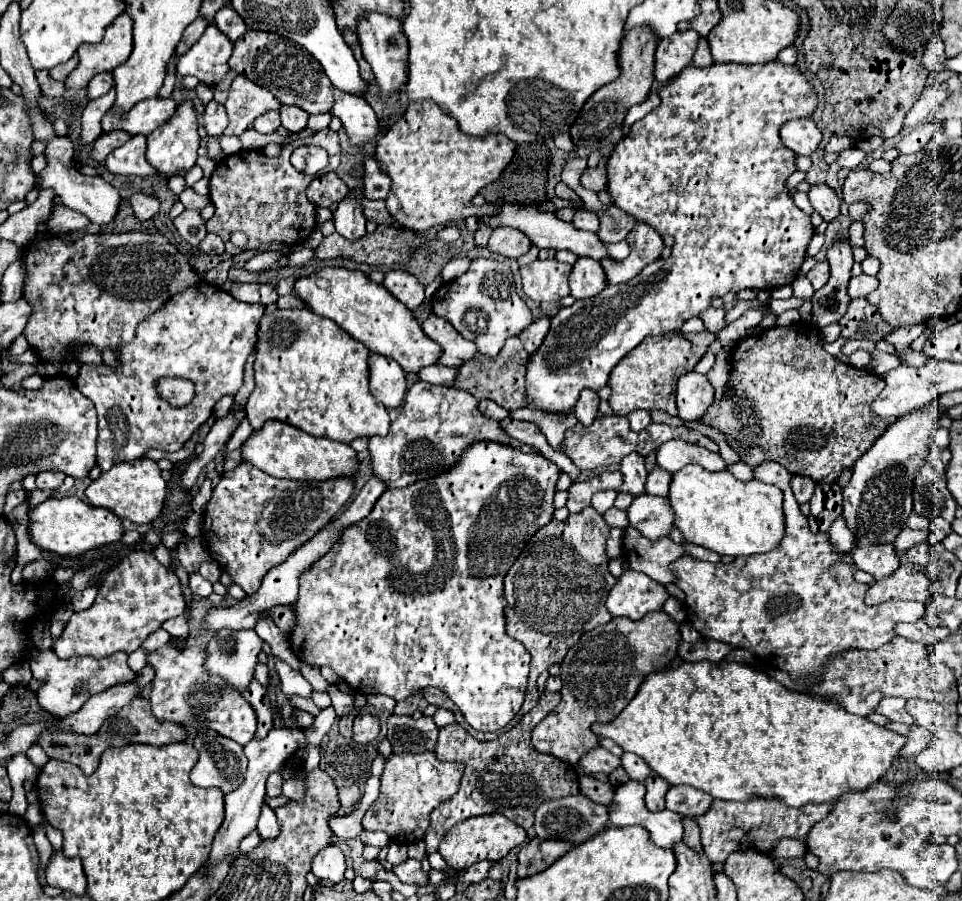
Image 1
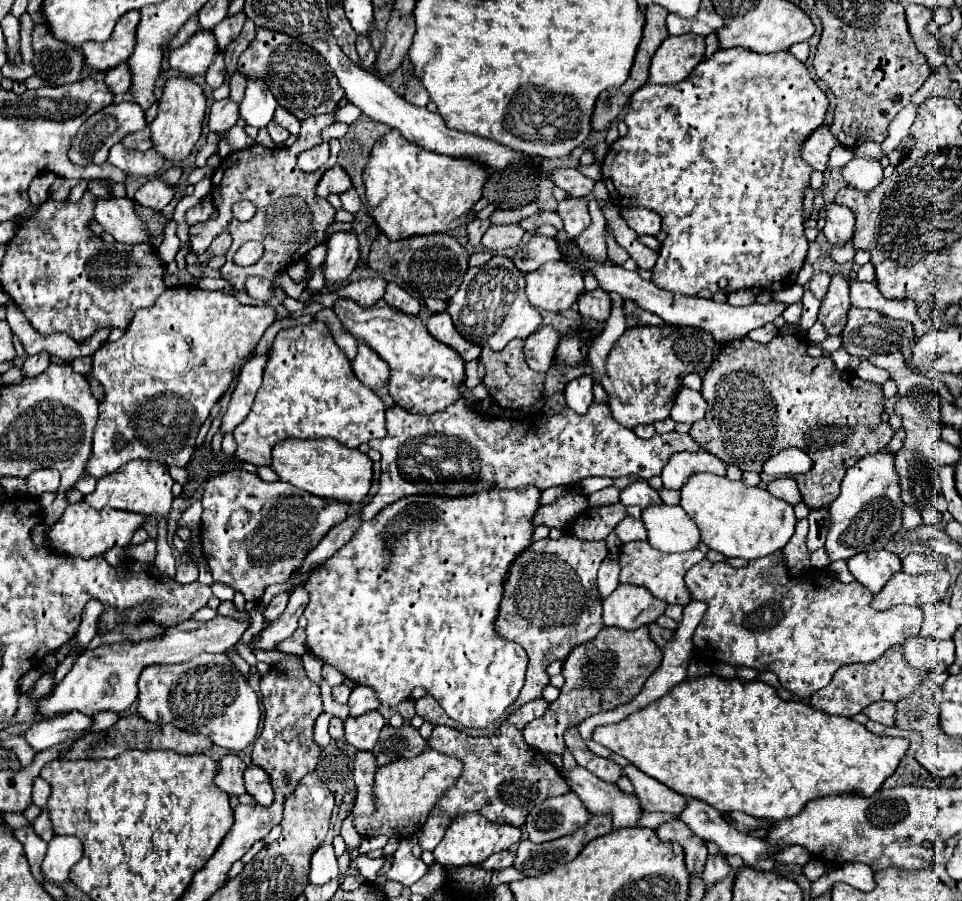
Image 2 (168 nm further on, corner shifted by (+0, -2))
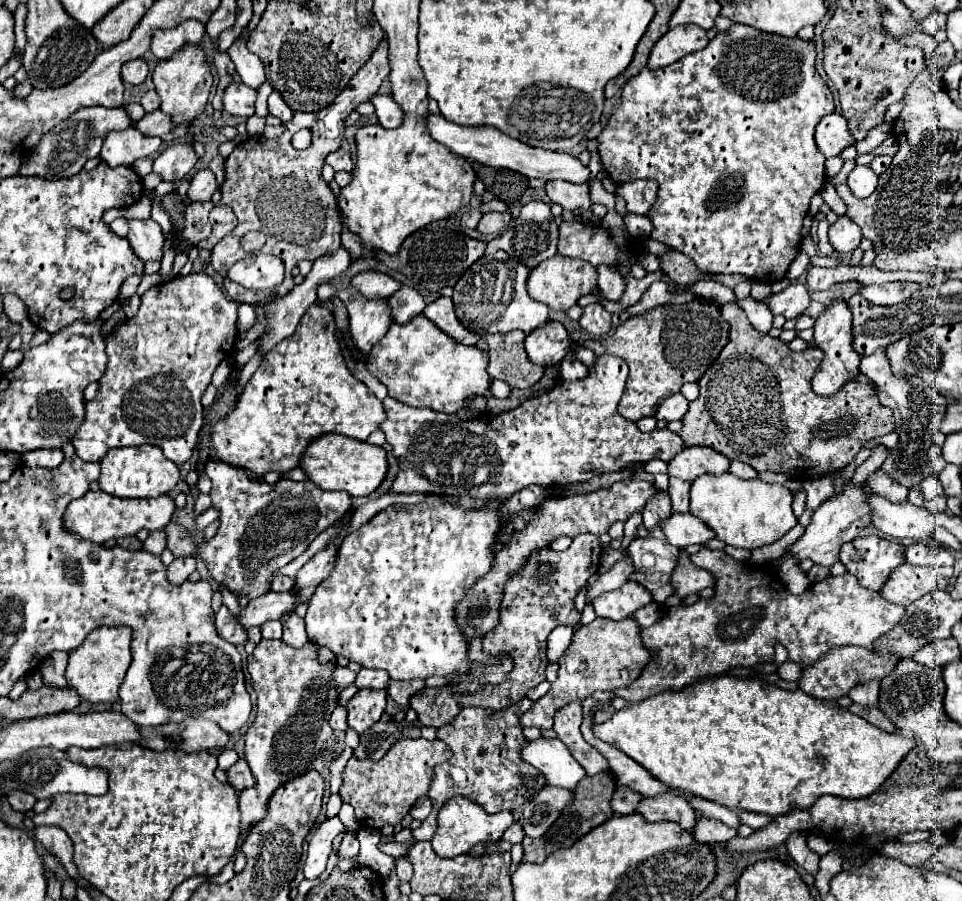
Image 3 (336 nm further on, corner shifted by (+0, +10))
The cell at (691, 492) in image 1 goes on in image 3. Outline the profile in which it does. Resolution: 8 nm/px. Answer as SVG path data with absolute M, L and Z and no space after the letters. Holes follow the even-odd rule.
M732 472L698 476L690 486L690 514L698 516L718 540L746 550L776 542L798 522L792 512L792 492L788 488L758 478L744 480Z

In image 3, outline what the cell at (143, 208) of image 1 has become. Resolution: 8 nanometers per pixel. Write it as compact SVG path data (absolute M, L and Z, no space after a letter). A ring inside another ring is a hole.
M188 142L174 144L174 146L166 148L154 160L152 172L162 176L164 182L176 182L176 180L182 180L192 170L196 160L198 160L198 156L196 156L196 152L192 150L192 146Z

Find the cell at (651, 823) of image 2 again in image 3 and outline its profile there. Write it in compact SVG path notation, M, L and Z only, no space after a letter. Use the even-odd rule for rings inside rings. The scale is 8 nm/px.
M618 786L614 796L612 796L612 806L614 806L614 812L624 816L624 814L632 814L638 810L638 802L642 802L644 796L636 794L636 790L628 788L628 786Z

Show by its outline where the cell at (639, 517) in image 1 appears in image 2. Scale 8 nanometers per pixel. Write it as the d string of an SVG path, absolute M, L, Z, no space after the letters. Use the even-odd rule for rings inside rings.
M650 506L642 512L648 544L660 552L688 552L698 548L700 530L680 506Z

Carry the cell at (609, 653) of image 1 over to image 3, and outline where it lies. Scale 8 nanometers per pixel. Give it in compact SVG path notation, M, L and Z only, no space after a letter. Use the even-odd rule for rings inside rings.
M596 618L594 622L574 632L572 644L558 660L560 664L558 680L552 682L546 696L542 696L526 714L520 716L520 726L522 728L536 726L542 730L550 730L554 726L556 710L560 710L562 706L574 700L584 700L598 690L628 688L640 676L640 670L648 664L648 660L650 660L650 652L642 642L640 626L634 618L622 622Z

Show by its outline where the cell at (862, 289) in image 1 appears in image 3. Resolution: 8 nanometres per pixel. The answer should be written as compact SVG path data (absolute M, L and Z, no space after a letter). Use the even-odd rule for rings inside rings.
M888 282L888 284L860 284L858 294L876 306L894 306L908 300L920 284L916 282Z

